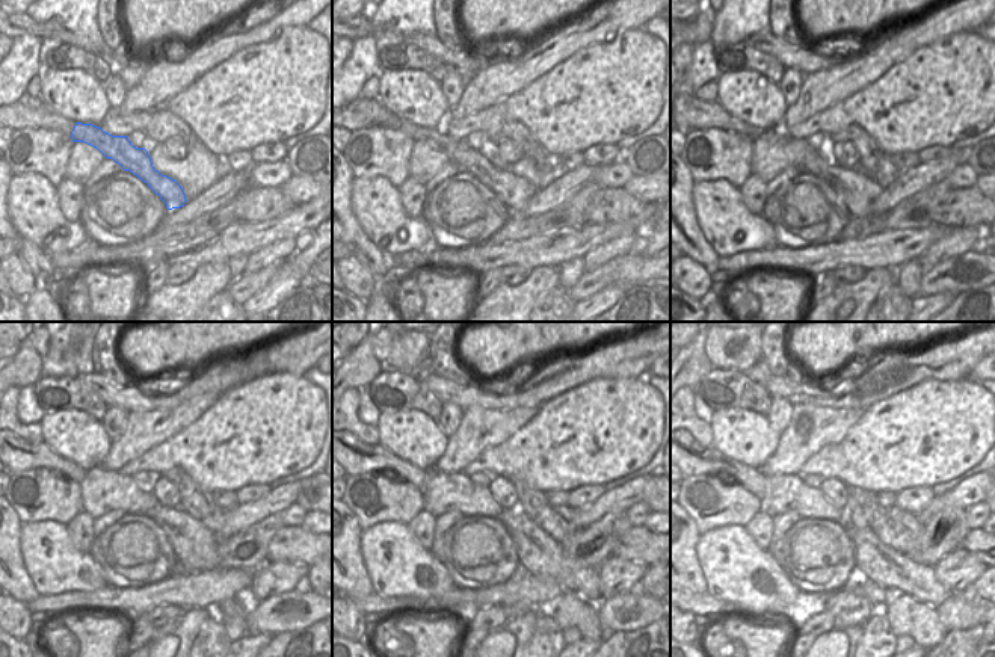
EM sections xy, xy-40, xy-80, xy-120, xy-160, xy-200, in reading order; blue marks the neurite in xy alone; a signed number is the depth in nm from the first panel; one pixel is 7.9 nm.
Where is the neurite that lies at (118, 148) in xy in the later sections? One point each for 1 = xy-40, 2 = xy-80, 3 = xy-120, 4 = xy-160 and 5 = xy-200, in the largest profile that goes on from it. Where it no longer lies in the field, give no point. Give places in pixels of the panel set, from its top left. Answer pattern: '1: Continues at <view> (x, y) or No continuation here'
1: Continues at xy-40 (514, 192)
2: Continues at xy-80 (858, 191)
3: Continues at xy-120 (195, 547)
4: Continues at xy-160 (538, 553)
5: Continues at xy-200 (874, 561)

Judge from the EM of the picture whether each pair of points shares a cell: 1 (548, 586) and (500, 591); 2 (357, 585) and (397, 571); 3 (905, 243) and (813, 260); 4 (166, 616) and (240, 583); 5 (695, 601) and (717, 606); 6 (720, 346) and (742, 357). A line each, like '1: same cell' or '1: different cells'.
1: same cell
2: different cells
3: same cell
4: different cells
5: same cell
6: same cell

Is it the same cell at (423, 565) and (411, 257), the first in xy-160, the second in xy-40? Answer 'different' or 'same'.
different

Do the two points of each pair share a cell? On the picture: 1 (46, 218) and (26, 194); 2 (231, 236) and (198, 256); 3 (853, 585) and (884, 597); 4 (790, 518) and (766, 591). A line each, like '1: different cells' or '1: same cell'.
1: same cell
2: same cell
3: same cell
4: different cells

